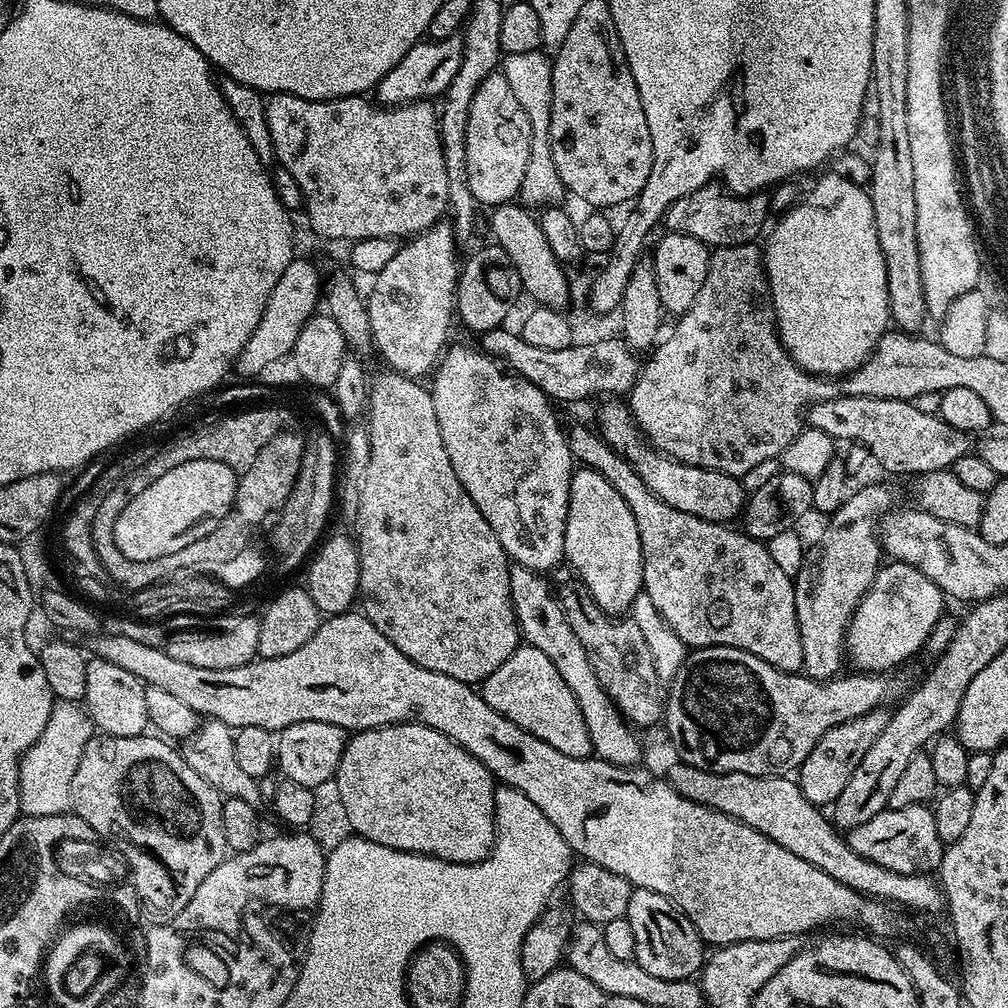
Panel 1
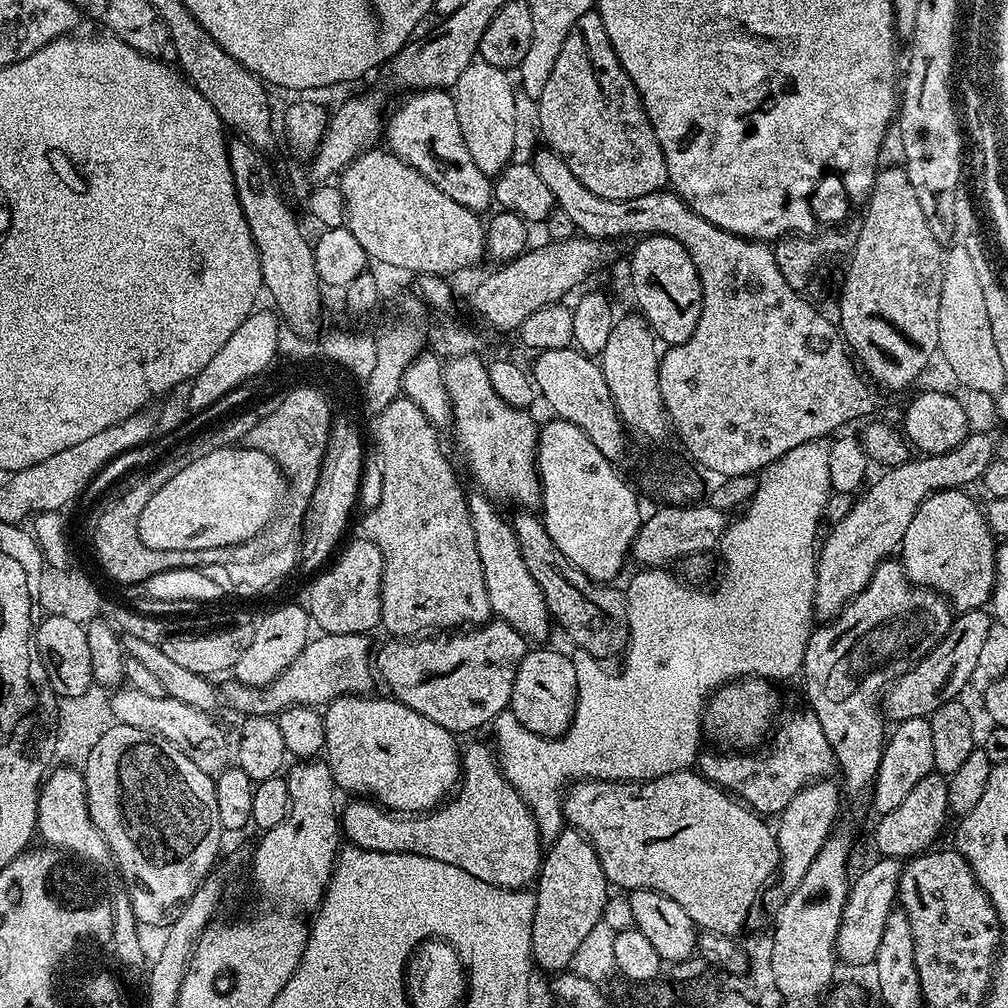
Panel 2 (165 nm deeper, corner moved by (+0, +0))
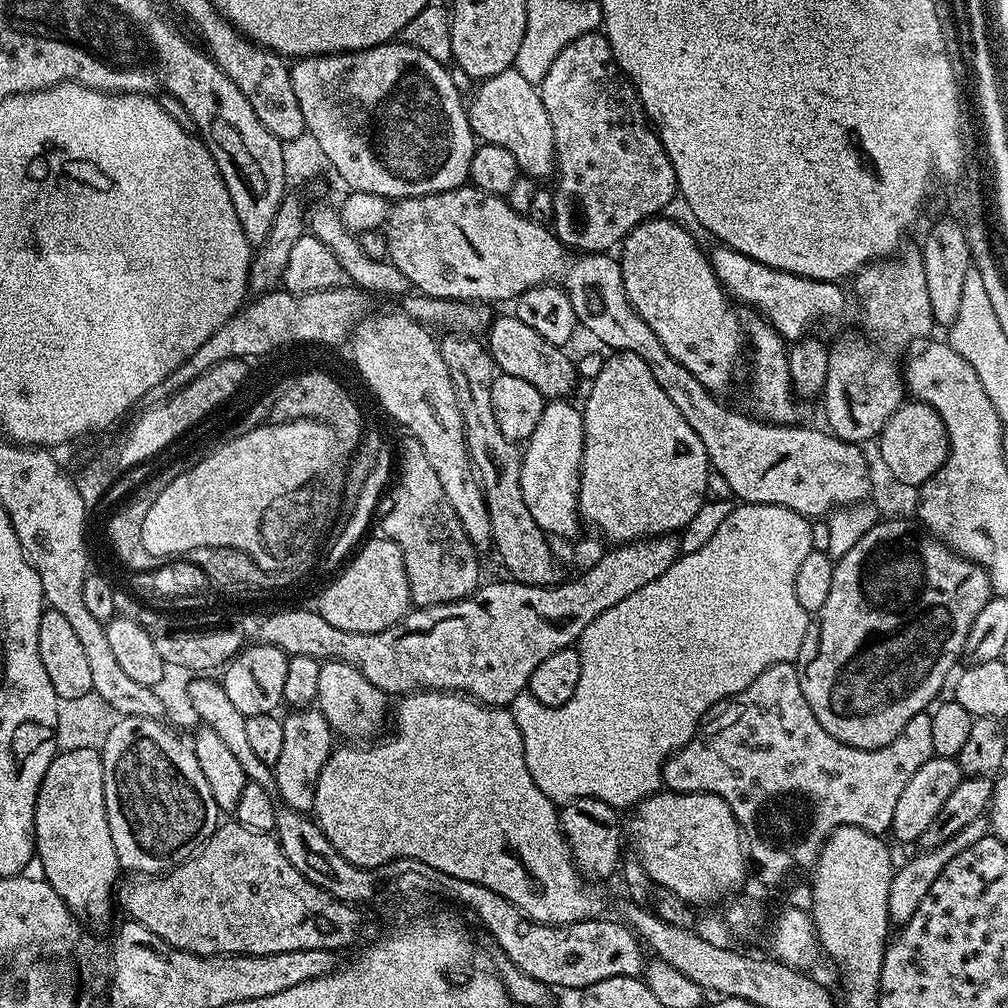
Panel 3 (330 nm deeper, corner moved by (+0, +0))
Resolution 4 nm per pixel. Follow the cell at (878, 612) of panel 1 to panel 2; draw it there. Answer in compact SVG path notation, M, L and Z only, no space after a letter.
M951 488L945 492L936 492L927 496L918 506L914 519L906 529L902 545L902 563L904 573L914 584L921 588L930 588L940 593L954 605L957 613L969 612L975 608L983 609L991 601L992 588L996 584L996 550L997 537L988 527L988 517L985 509L980 508L967 496L967 491Z

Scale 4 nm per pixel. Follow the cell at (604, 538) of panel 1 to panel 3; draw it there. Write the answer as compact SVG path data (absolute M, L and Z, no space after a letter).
M567 399L548 400L538 426L522 448L522 498L534 522L549 537L574 537L582 528L580 515L580 467L584 453L584 413Z

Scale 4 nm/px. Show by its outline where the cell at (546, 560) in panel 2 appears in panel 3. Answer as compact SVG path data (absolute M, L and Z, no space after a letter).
M447 333L439 341L440 353L454 382L455 397L462 412L464 433L472 468L480 482L486 498L486 510L490 510L492 523L492 544L504 563L509 577L523 584L551 586L565 579L565 565L552 553L548 533L542 531L530 514L522 498L523 455L519 445L504 436L492 407L492 382L496 367L487 347L475 337Z

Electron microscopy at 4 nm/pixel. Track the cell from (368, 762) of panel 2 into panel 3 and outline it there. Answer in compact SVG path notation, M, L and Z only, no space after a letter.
M326 660L321 663L318 670L318 694L315 707L320 709L328 725L339 735L341 732L344 736L357 736L360 739L357 741L360 742L375 737L384 724L384 715L387 712L389 715L388 700L386 693L378 686L374 686L374 682L366 679L361 672L354 670L354 666L341 660Z

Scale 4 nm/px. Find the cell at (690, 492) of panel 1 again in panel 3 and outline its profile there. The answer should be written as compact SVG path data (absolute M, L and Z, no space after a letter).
M515 314L500 316L497 320L495 317L487 329L487 336L487 350L492 356L495 367L501 373L530 382L531 386L548 400L571 397L571 392L576 388L576 380L578 381L576 360L568 357L564 353L567 351L561 345L546 342L542 334L530 330L530 326L526 326L526 322L522 322Z

